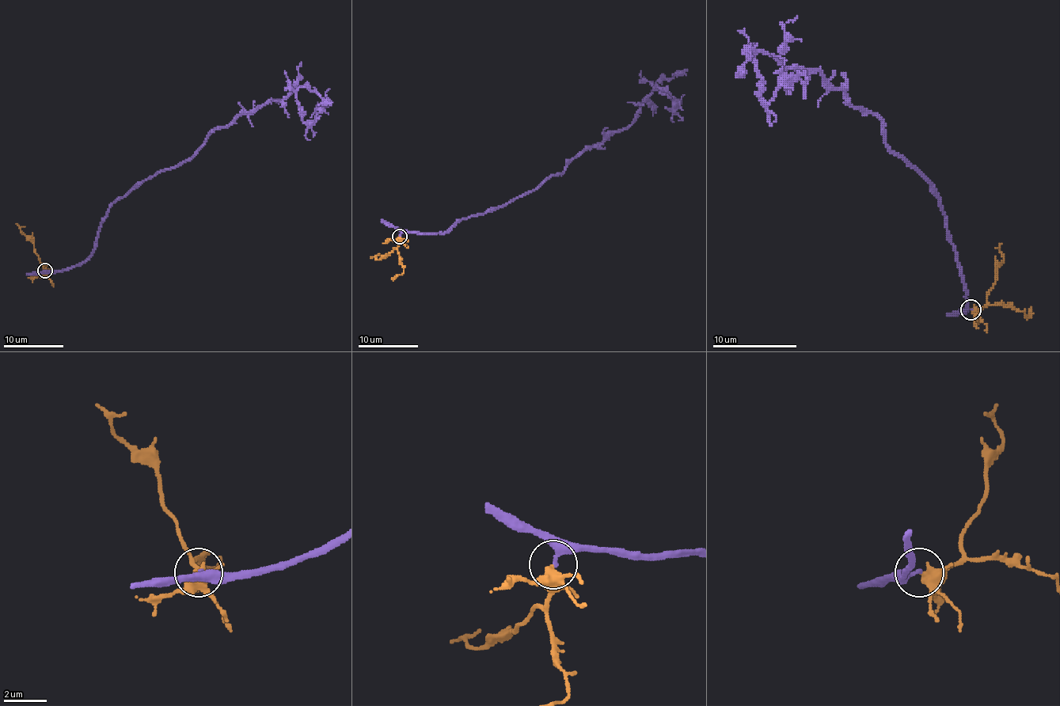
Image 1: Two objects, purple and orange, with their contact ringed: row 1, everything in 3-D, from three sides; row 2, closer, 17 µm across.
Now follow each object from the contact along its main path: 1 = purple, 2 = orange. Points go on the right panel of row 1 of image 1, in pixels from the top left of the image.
1: (970, 309), (947, 216), (883, 123), (763, 51), (767, 102), (784, 60), (772, 54)
2: (970, 309), (981, 309), (987, 303), (987, 292), (995, 282), (995, 271), (1004, 259), (1000, 252), (1001, 244)

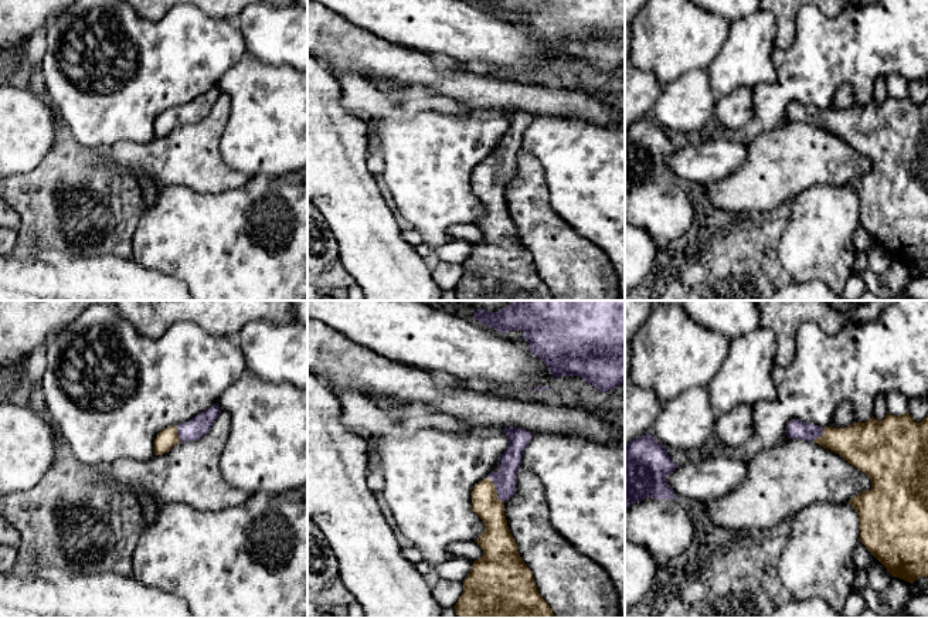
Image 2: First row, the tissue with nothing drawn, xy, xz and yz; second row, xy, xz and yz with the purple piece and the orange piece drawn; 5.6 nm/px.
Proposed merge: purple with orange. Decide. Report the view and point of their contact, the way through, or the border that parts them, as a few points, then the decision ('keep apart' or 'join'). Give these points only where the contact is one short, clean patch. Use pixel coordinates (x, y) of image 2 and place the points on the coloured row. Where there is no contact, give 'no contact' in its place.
meets purple in xz at (496, 491); runs through xz (505, 481), (496, 491), (485, 503); join

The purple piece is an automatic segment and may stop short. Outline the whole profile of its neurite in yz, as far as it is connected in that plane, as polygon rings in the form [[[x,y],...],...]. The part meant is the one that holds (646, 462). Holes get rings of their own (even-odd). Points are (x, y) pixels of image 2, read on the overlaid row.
[[[650,434],[625,445],[625,509],[646,498],[676,499],[666,478],[677,468]]]

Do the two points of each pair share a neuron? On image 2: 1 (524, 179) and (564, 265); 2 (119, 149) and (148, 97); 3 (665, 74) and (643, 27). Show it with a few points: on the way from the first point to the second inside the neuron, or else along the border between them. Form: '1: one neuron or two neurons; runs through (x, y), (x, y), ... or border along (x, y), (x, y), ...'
1: one neuron; runs through (527, 200), (539, 227), (553, 244)
2: two neurons; border along (155, 138), (143, 143), (118, 141), (105, 150)
3: one neuron; runs through (665, 63), (665, 48), (655, 38)

